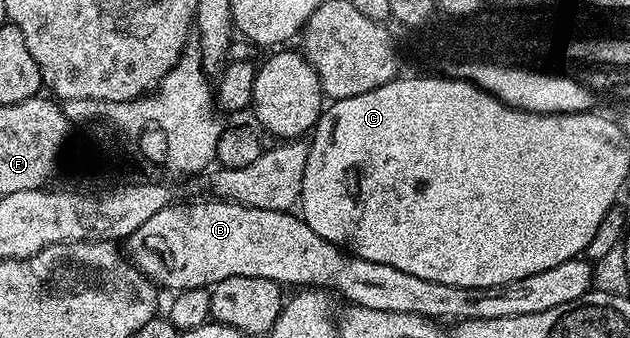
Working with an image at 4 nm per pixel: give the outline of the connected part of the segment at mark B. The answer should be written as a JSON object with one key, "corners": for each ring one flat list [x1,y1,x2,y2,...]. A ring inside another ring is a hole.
{"corners":[[220,198,197,200,194,204,169,204,159,210,159,214,147,218,147,222,143,222,143,226,139,226,139,230,135,230,135,234,131,234,128,240,124,241,123,248,128,259,142,274,162,289,173,288,174,293,188,288,212,286,223,282,223,278,267,278,282,286,297,284,293,286,328,290,333,294,338,292,345,302,358,304,367,310,391,310,391,314,419,314,438,322,539,314,542,310,563,306,563,302,575,302,575,298,583,298,583,294,587,294,594,287,594,265,585,258,559,262,559,266,551,266,551,270,539,270,539,274,527,274,527,278,486,288,427,282,427,278,403,274,403,270,395,270,395,266,383,266,383,262,367,262,338,248,337,245,319,238,319,234,315,234,315,230,311,230,311,226,307,226,307,222,292,211,248,208,246,204,234,204,232,200]]}

